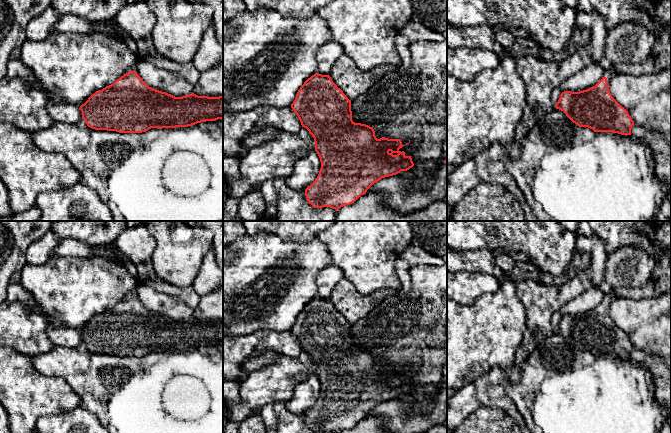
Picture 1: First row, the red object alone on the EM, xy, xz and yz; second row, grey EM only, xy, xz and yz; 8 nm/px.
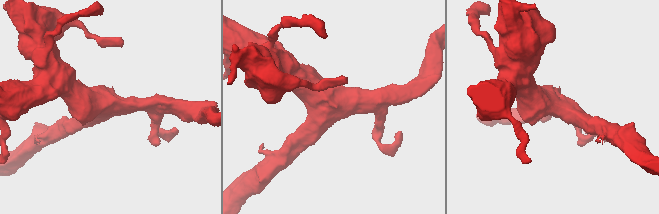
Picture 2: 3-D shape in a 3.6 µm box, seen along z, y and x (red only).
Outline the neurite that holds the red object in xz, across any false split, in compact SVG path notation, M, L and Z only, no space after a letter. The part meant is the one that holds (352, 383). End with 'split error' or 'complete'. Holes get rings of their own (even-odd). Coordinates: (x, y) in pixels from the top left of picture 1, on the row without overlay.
M315 297L300 311L296 322L291 328L292 334L298 340L302 351L306 352L314 362L321 392L315 405L305 413L305 420L313 432L330 431L340 433L354 427L361 419L382 402L407 395L414 390L411 380L400 375L403 369L400 363L377 363L373 351L355 347L352 344L351 324L337 311L329 299Z; complete

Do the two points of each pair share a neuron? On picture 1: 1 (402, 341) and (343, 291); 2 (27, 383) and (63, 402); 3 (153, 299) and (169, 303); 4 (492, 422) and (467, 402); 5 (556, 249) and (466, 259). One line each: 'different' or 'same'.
1: different
2: same
3: same
4: different
5: different

